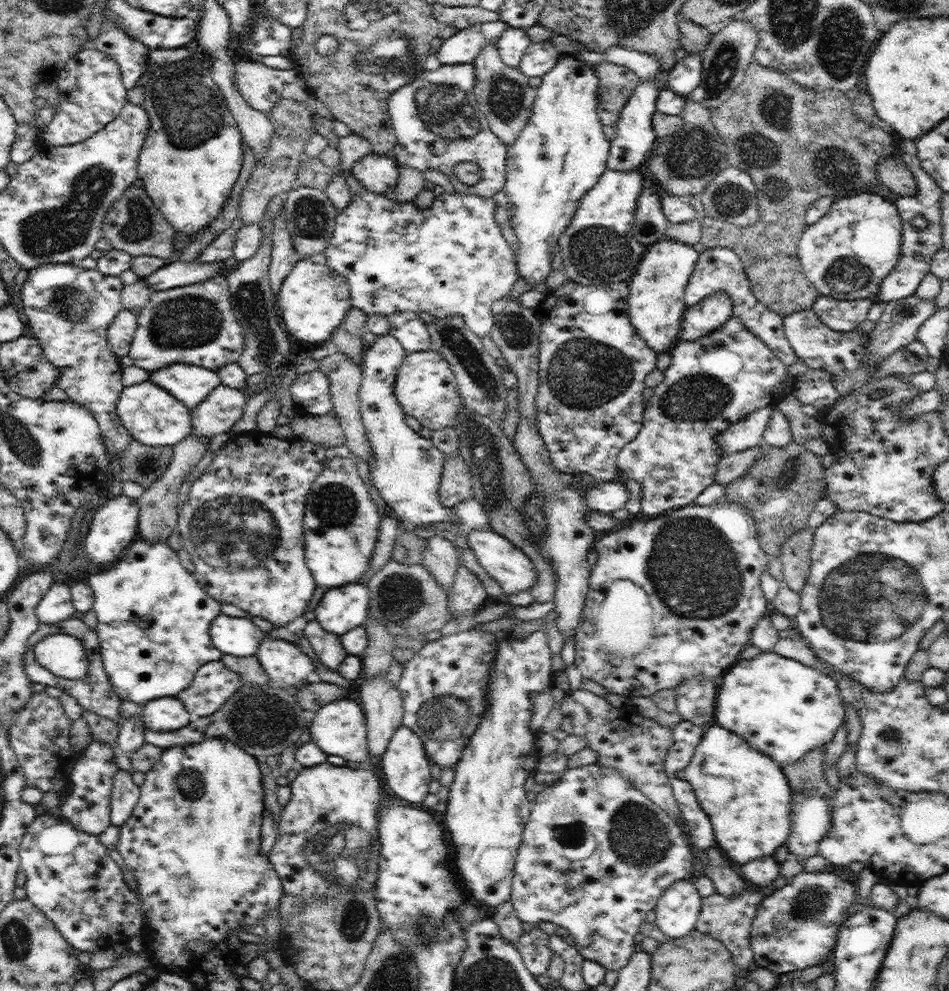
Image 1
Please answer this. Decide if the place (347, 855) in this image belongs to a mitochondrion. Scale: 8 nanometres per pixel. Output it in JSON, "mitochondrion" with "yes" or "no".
{"mitochondrion":"yes"}

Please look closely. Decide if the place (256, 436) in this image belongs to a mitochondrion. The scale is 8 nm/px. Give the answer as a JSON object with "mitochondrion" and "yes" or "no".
{"mitochondrion":"no"}

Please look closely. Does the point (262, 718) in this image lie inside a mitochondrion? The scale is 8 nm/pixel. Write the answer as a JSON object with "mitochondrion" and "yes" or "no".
{"mitochondrion":"yes"}

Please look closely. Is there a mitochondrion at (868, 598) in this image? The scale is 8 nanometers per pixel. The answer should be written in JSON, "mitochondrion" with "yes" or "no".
{"mitochondrion":"yes"}

